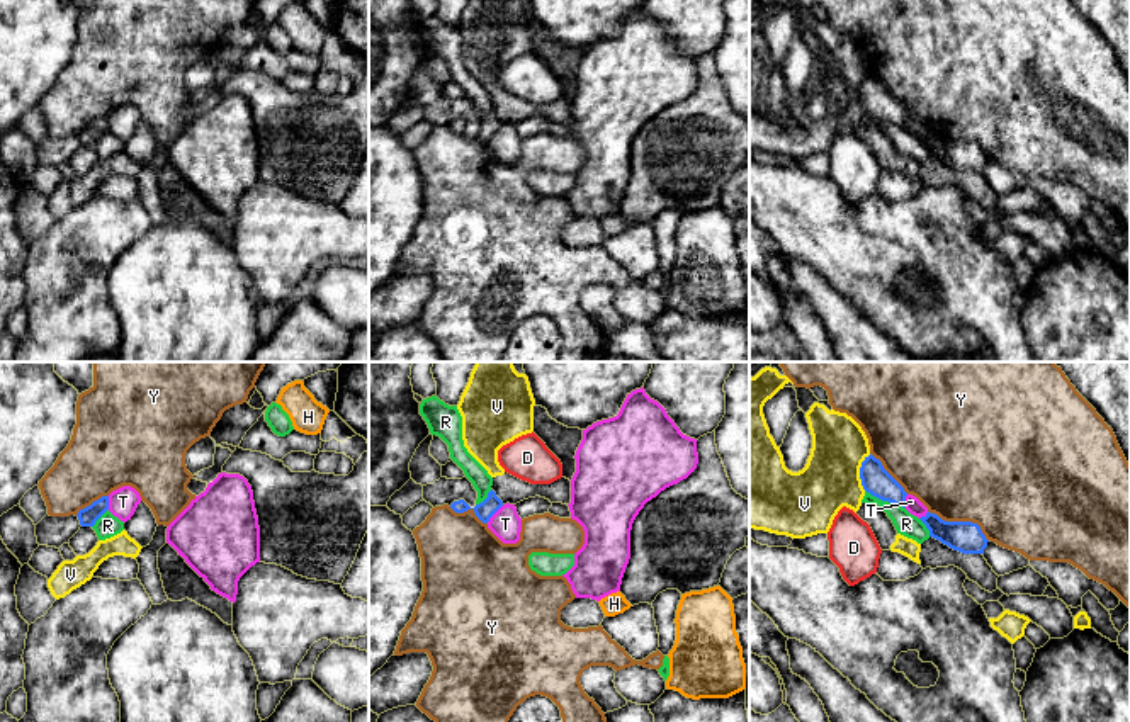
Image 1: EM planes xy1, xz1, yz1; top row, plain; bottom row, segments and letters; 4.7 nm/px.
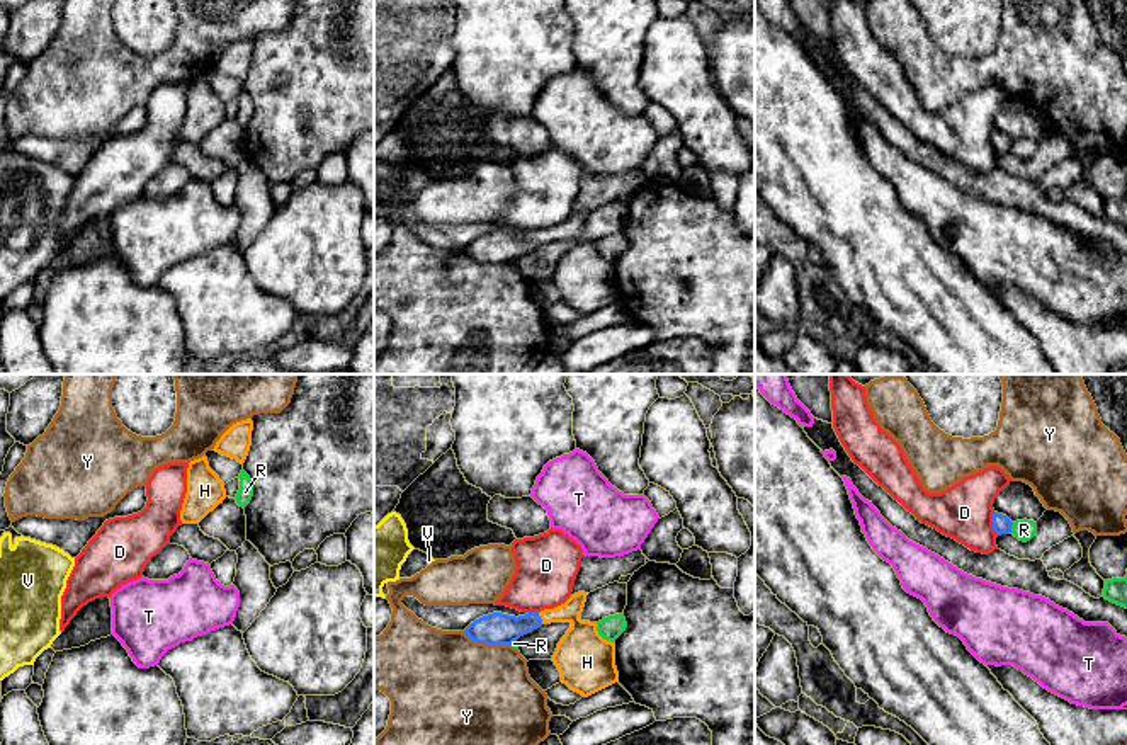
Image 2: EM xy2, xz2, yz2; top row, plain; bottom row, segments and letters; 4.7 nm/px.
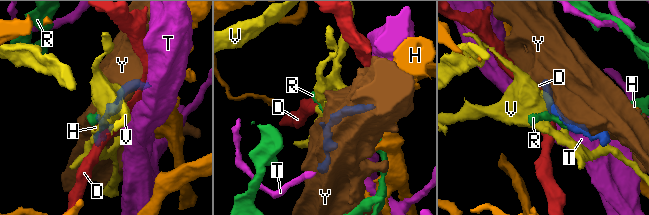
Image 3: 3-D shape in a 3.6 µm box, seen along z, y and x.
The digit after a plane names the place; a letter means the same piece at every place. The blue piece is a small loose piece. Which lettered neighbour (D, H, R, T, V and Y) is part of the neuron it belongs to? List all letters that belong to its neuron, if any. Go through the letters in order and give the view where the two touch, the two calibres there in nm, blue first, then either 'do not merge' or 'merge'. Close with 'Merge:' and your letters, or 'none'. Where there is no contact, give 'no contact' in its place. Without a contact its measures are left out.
D: meets blue in yz2; 90 nm thick on the blue side, 280 nm on the other; do not merge
H: meets blue in xz2; 150 nm thick on the blue side, 220 nm on the other; merge
R: meets blue in yz1; 140 nm thick on the blue side, 110 nm on the other; do not merge
T: meets blue in xz1; 90 nm thick on the blue side, 150 nm on the other; do not merge
V: meets blue in yz1; 140 nm thick on the blue side, 280 nm on the other; do not merge
Y: meets blue in yz1; 150 nm thick on the blue side, 500 nm on the other; do not merge
Merge: H

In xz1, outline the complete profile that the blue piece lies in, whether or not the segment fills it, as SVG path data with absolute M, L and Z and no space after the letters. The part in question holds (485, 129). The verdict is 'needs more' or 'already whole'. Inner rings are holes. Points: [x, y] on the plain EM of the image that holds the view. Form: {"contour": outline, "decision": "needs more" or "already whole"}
{"contour": "M491 109L488 112L488 117L476 124L472 129L476 136L483 141L488 143L489 138L503 126L503 121L496 116L496 112Z", "decision": "already whole"}

